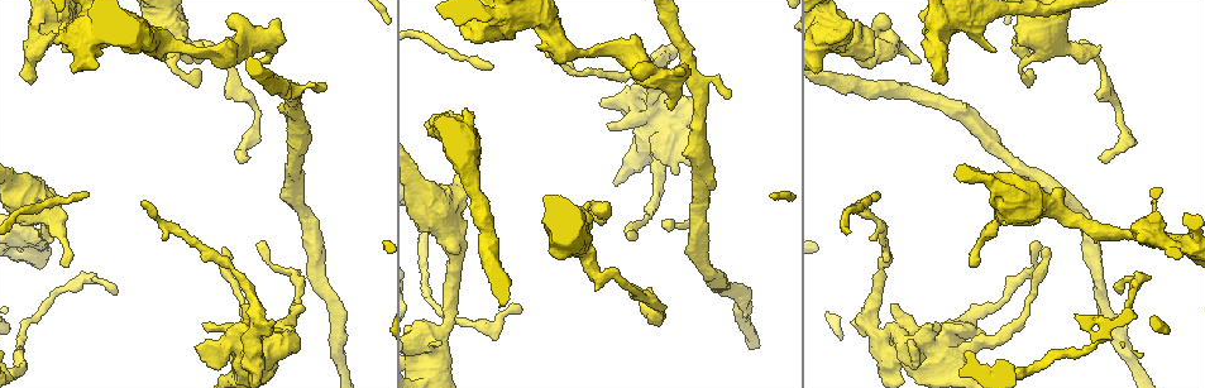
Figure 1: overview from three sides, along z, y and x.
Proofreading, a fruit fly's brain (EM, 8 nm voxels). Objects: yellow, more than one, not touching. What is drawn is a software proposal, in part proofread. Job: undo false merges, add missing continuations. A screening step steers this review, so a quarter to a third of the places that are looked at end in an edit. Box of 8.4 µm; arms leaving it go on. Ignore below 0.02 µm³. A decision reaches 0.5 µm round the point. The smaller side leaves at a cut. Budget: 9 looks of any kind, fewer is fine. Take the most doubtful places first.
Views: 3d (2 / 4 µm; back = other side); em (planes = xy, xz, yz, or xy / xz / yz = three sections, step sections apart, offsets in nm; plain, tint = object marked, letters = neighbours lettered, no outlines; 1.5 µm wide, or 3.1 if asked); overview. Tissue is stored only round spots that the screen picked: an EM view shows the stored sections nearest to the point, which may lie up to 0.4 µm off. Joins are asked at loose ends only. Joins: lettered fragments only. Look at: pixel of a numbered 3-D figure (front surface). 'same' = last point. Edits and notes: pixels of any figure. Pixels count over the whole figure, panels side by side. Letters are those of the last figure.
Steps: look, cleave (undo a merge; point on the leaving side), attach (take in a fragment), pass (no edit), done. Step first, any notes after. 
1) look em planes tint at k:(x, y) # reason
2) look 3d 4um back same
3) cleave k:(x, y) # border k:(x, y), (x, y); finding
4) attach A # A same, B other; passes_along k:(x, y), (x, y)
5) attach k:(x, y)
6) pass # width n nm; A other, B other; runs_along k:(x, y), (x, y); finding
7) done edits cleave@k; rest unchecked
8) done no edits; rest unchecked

look 3d 4um at 1:(64, 50) # an open end

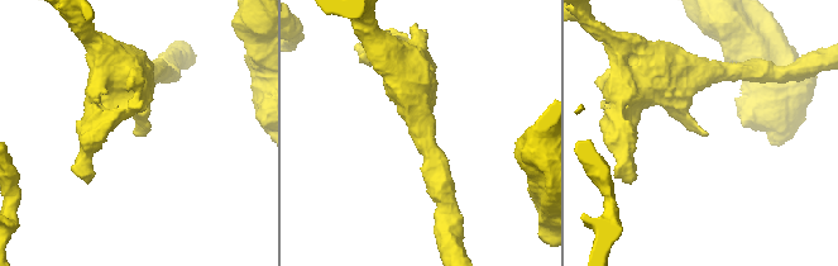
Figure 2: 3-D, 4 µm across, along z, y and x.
look em yz step 4 tint at 2:(134, 133)

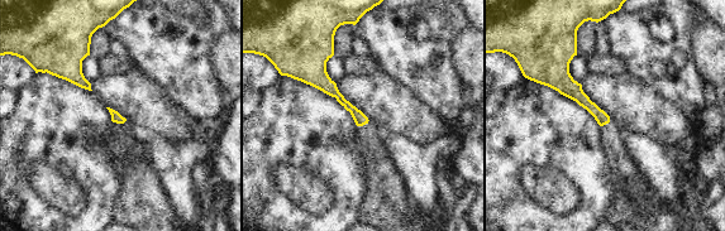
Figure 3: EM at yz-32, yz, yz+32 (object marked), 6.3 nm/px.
look em planes letters same # another direction

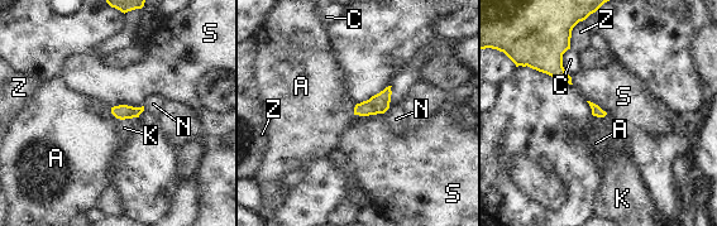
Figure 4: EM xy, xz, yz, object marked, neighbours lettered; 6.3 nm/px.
attach K # A other, C other, K same, N other, S other, Z other; passes_along 4:(123, 111), (127, 118), (124, 128); the neuron continues

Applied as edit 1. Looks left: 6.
look 3d 4um at 1:(649, 287) # long arm stops here

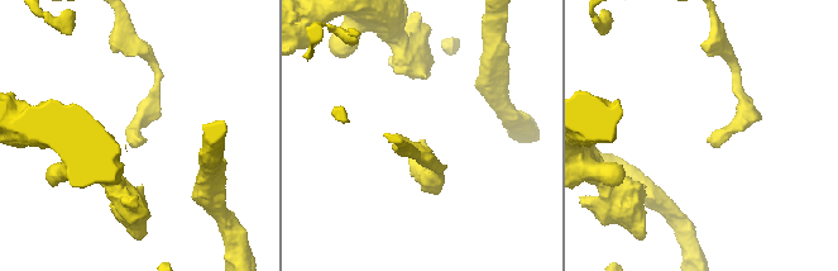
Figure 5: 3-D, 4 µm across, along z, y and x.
look em planes letters at 5:(424, 140) # need the tissue

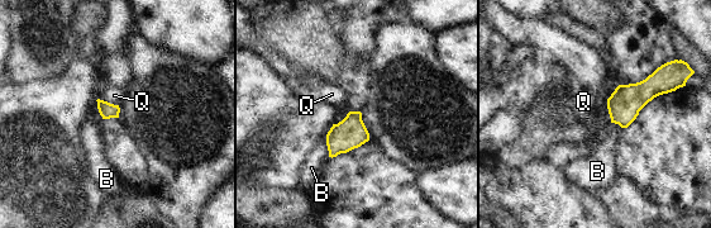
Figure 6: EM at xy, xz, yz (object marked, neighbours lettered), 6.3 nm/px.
pass # width 100 nm; longest_contact Q 140 nm; B other, Q other; no lettered fragment goes on from it

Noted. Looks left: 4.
look overview

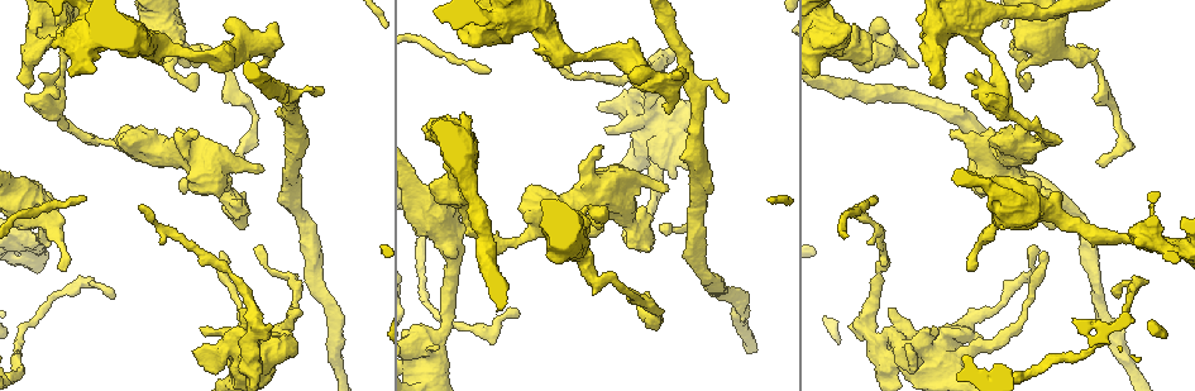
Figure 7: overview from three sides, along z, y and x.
look em planes plain at 7:(1044, 251) # tapers out

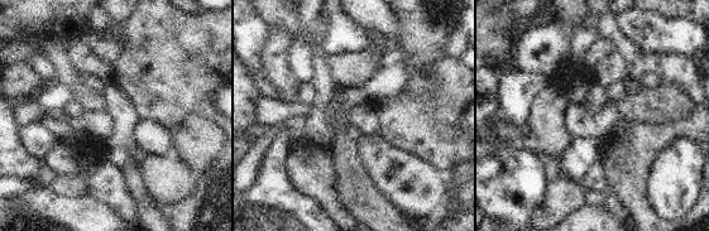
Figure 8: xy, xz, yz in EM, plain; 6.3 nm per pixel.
look em planes tint same

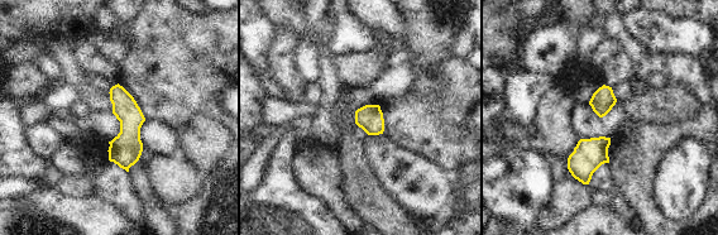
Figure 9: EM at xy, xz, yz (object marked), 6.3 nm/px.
look em planes letters same

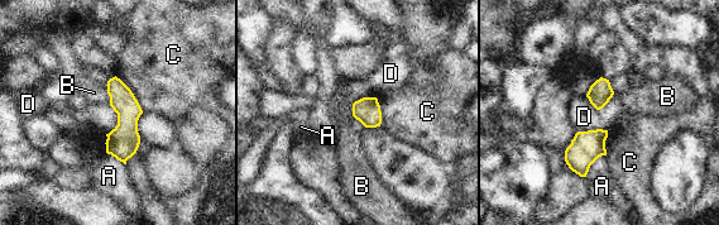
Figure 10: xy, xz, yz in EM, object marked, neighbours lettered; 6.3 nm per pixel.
pass # width 150 nm; A other, B other, C other, D other; no lettered fragment goes on from it

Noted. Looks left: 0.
done edits attach@4; rest unchecked

